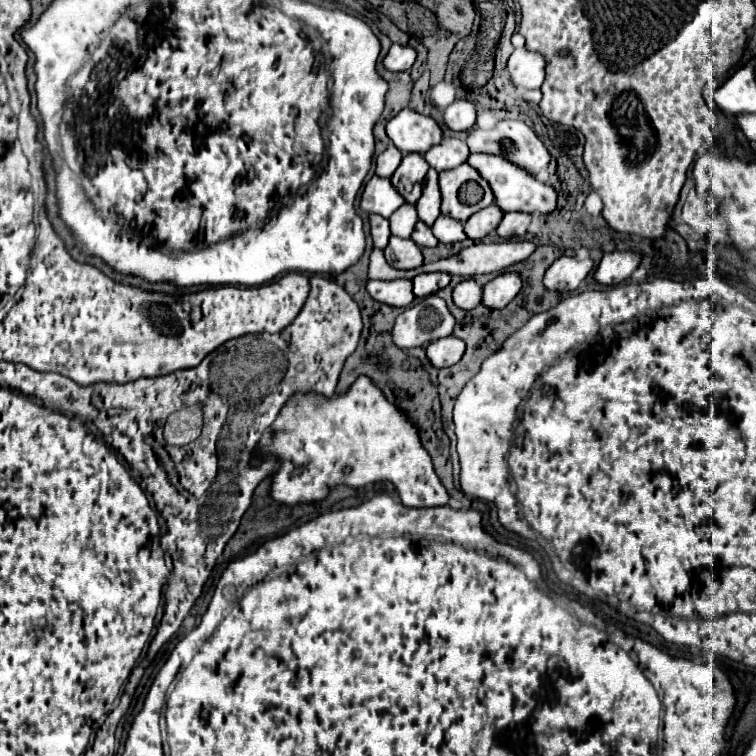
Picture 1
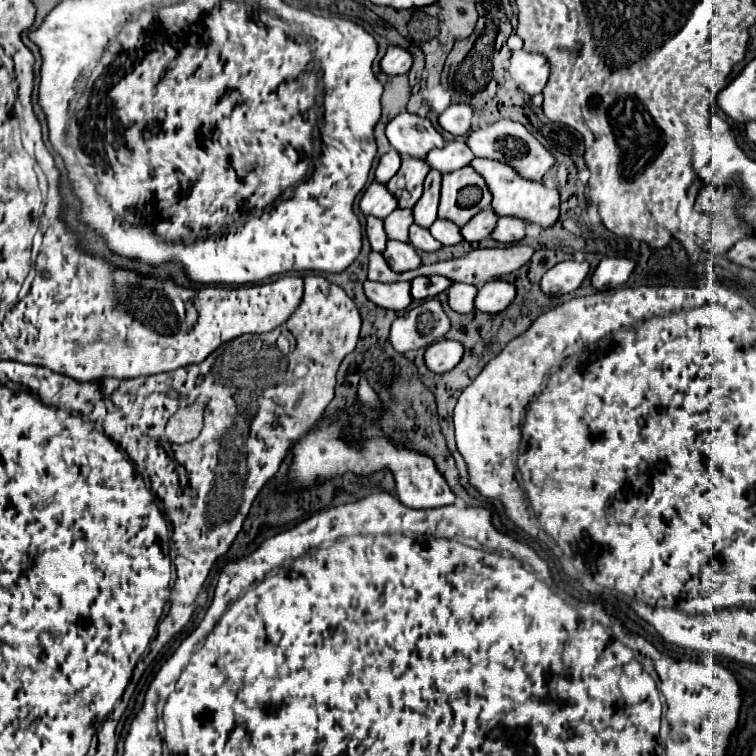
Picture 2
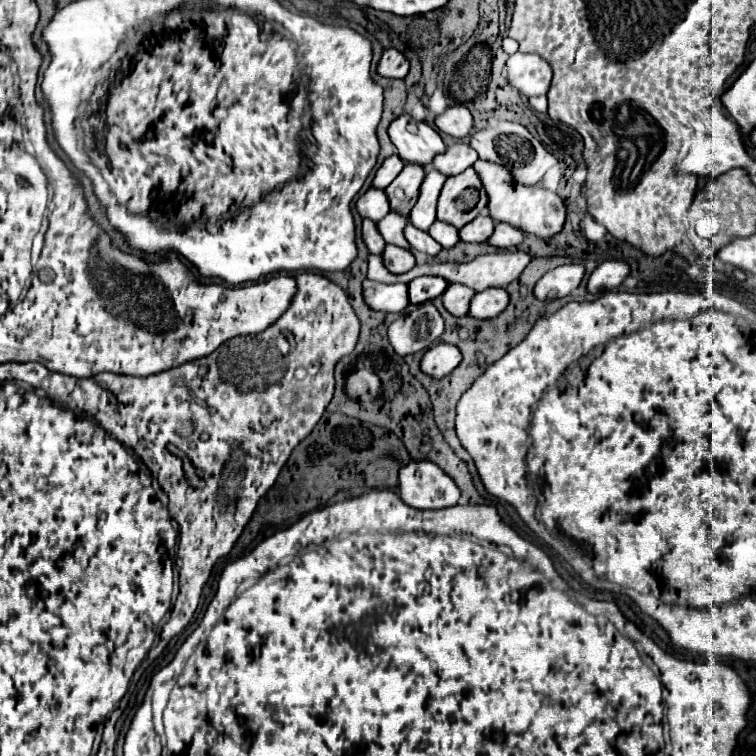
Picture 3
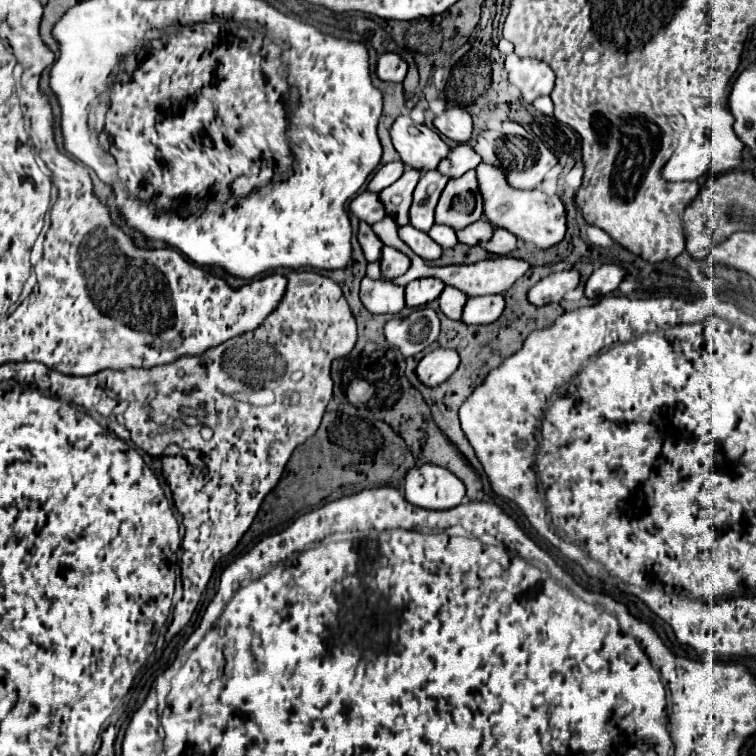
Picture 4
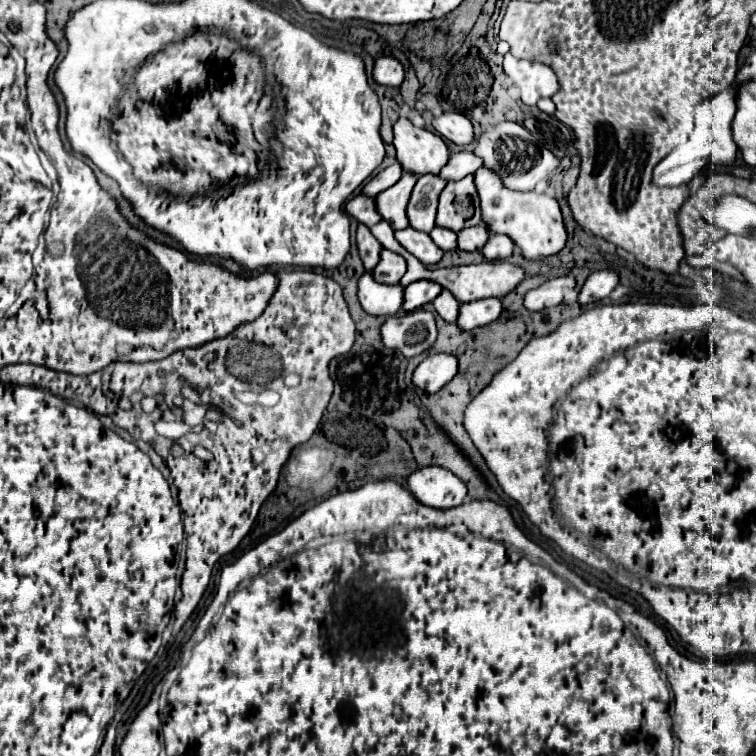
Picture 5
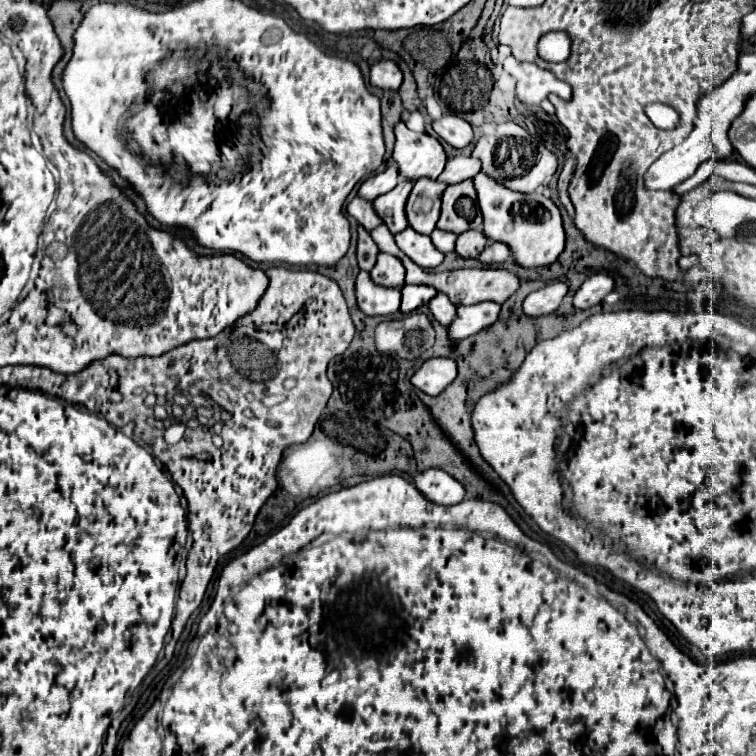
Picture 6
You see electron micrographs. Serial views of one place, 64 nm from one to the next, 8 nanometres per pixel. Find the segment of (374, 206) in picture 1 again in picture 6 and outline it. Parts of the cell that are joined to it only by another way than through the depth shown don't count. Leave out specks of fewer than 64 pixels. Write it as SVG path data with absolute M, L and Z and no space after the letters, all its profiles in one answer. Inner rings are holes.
M356 196L352 202L348 202L346 210L348 210L348 214L354 216L354 218L358 220L358 224L362 224L366 230L372 230L372 228L376 228L376 226L382 224L380 216L374 212L372 202L368 202L368 200L360 198L360 196Z

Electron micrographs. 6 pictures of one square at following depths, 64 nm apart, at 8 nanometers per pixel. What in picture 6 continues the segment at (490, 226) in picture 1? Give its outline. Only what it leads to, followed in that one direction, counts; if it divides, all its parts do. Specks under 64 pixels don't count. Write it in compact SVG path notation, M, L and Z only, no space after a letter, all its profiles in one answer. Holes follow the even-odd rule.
M466 230L456 240L456 252L462 258L478 258L484 246L488 244L488 238L482 230Z

